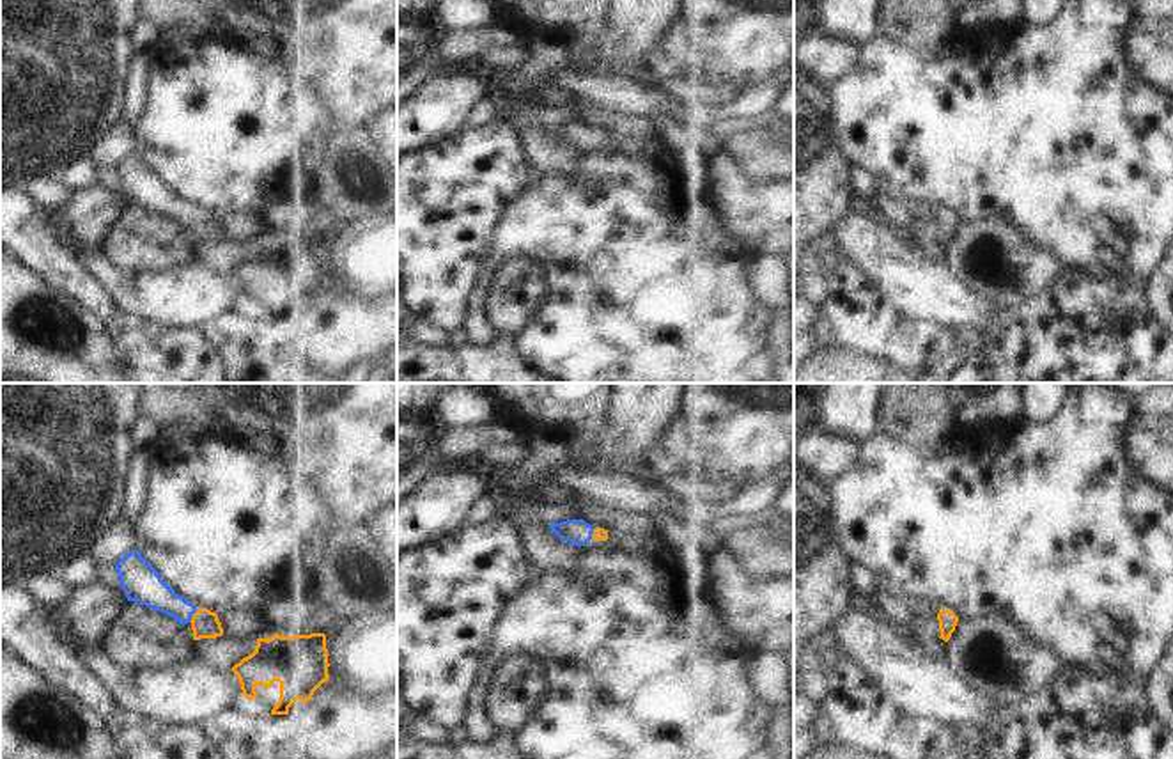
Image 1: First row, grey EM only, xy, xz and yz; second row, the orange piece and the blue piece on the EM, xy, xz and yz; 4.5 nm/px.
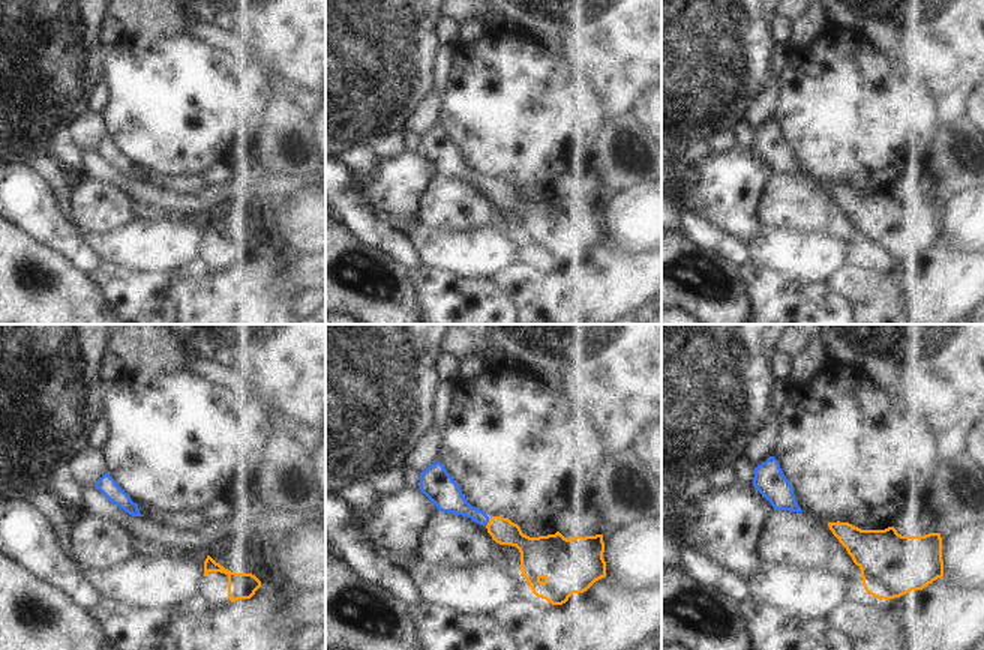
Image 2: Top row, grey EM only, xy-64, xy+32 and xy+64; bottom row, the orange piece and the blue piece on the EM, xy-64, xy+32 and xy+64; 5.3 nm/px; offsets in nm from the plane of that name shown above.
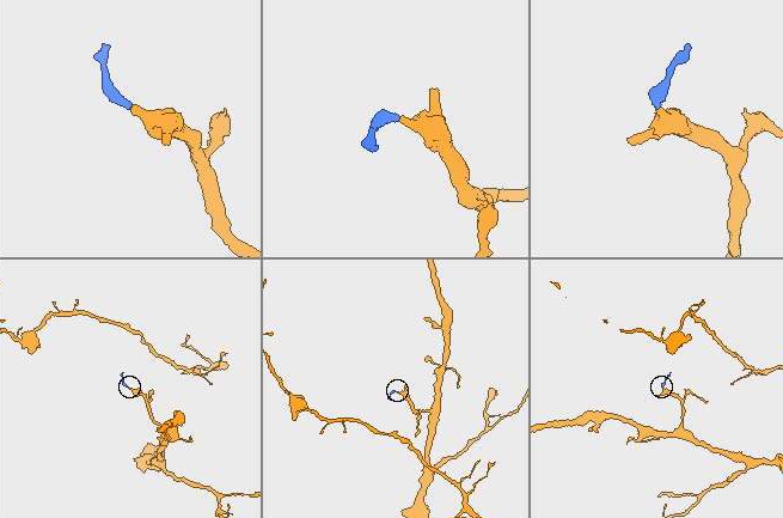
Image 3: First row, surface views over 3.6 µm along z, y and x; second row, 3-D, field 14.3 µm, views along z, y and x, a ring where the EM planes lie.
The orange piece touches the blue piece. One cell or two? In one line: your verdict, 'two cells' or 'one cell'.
one cell

